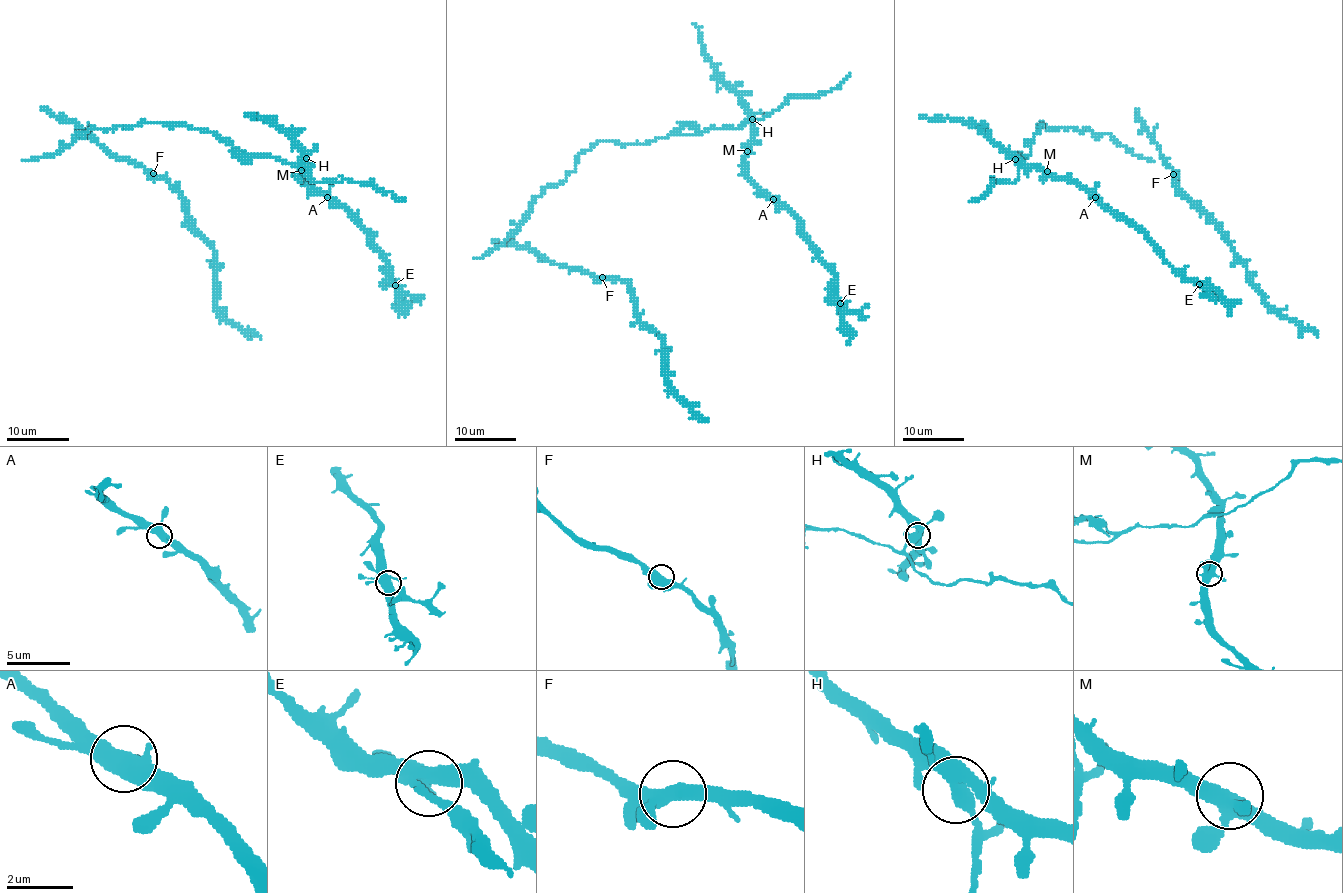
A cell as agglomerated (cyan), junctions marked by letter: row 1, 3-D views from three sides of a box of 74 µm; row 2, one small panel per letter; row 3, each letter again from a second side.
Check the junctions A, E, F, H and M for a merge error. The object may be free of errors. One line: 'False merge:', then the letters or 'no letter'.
False merge: H

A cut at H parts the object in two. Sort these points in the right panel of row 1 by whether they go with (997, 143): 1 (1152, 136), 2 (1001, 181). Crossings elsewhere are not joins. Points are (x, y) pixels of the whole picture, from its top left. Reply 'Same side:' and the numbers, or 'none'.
Same side: 1

